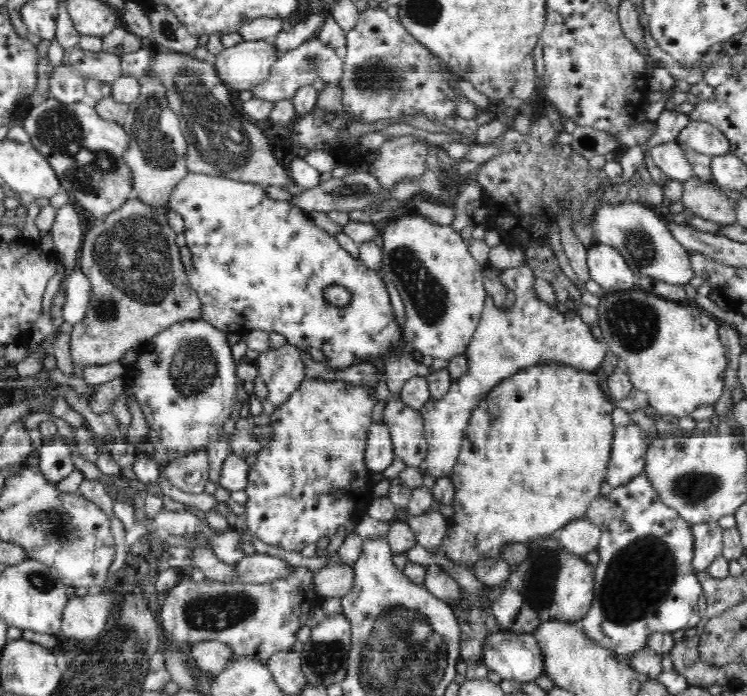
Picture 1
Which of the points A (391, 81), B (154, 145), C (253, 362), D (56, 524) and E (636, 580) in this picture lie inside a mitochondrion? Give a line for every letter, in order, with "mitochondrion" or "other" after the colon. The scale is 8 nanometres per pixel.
A: mitochondrion
B: mitochondrion
C: other
D: mitochondrion
E: mitochondrion

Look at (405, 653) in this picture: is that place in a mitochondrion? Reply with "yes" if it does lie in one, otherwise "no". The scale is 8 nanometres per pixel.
yes

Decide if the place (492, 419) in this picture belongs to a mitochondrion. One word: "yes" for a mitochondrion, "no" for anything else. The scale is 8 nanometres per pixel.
yes

